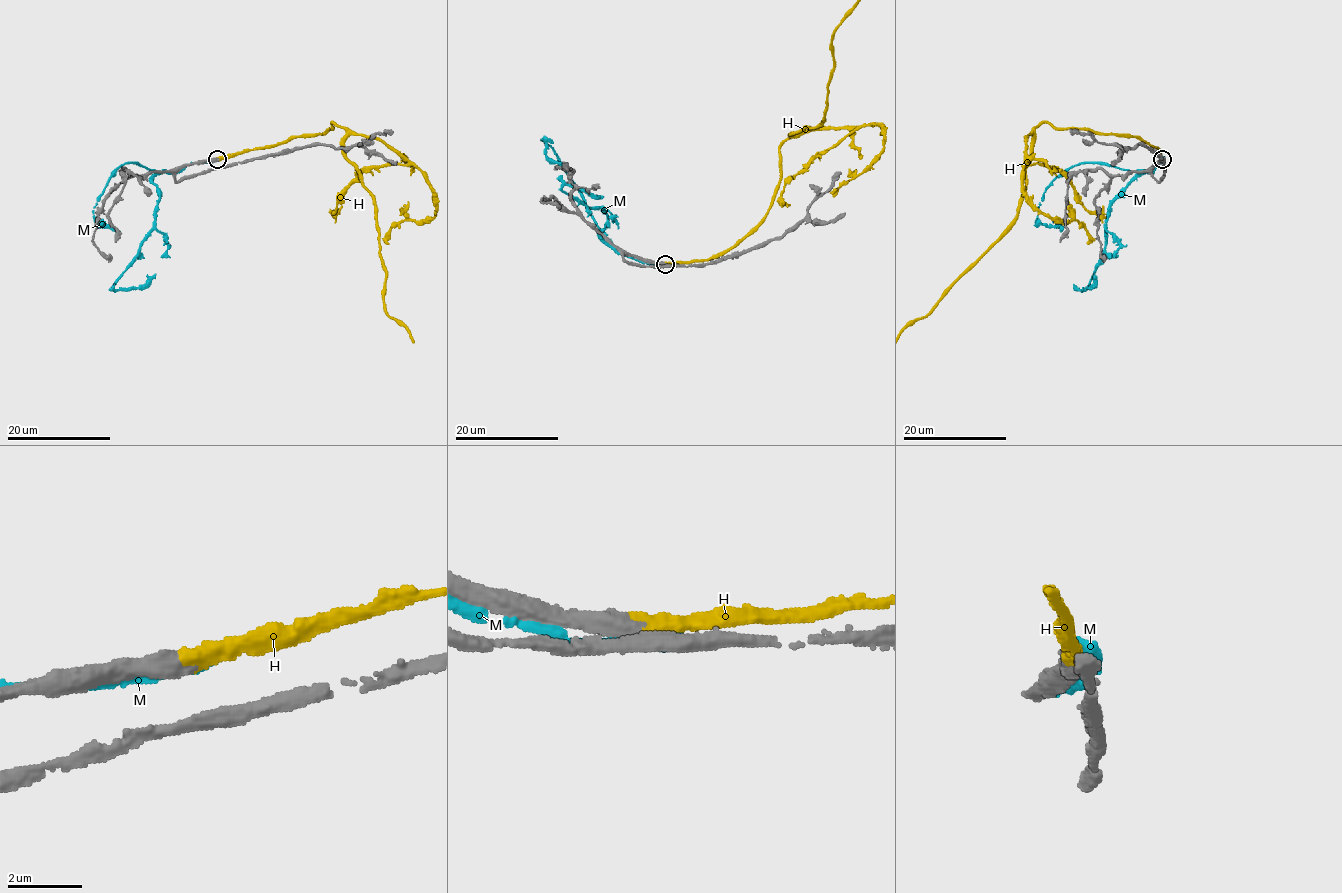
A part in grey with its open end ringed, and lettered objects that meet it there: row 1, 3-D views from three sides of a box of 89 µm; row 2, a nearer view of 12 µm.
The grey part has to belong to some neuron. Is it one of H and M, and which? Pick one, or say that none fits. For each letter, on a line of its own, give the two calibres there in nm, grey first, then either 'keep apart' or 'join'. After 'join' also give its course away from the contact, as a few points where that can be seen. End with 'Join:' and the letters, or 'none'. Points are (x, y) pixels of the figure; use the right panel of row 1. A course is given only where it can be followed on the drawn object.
H: calibres 420 and 500 nm; join
M: calibres 440 and 340 nm; keep apart
Join: H

